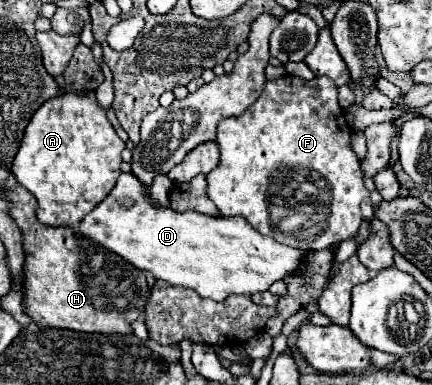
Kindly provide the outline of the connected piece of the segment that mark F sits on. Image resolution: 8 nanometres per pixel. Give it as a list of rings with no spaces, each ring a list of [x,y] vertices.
[[[285,74],[281,78],[267,80],[265,90],[259,96],[259,100],[253,106],[249,106],[241,116],[231,116],[231,118],[219,122],[217,144],[219,144],[219,150],[221,150],[221,160],[219,160],[219,166],[213,172],[207,174],[207,196],[215,202],[215,206],[219,208],[219,212],[223,216],[243,216],[257,232],[271,236],[277,242],[289,244],[289,246],[299,248],[299,250],[323,250],[323,248],[329,248],[329,246],[337,246],[345,238],[357,234],[359,224],[363,220],[359,204],[365,196],[369,196],[369,192],[363,184],[363,172],[359,170],[359,158],[351,148],[351,128],[345,120],[345,114],[343,114],[343,108],[339,106],[337,96],[339,96],[339,90],[337,90],[333,80],[327,80],[327,76],[303,80],[299,76]]]

